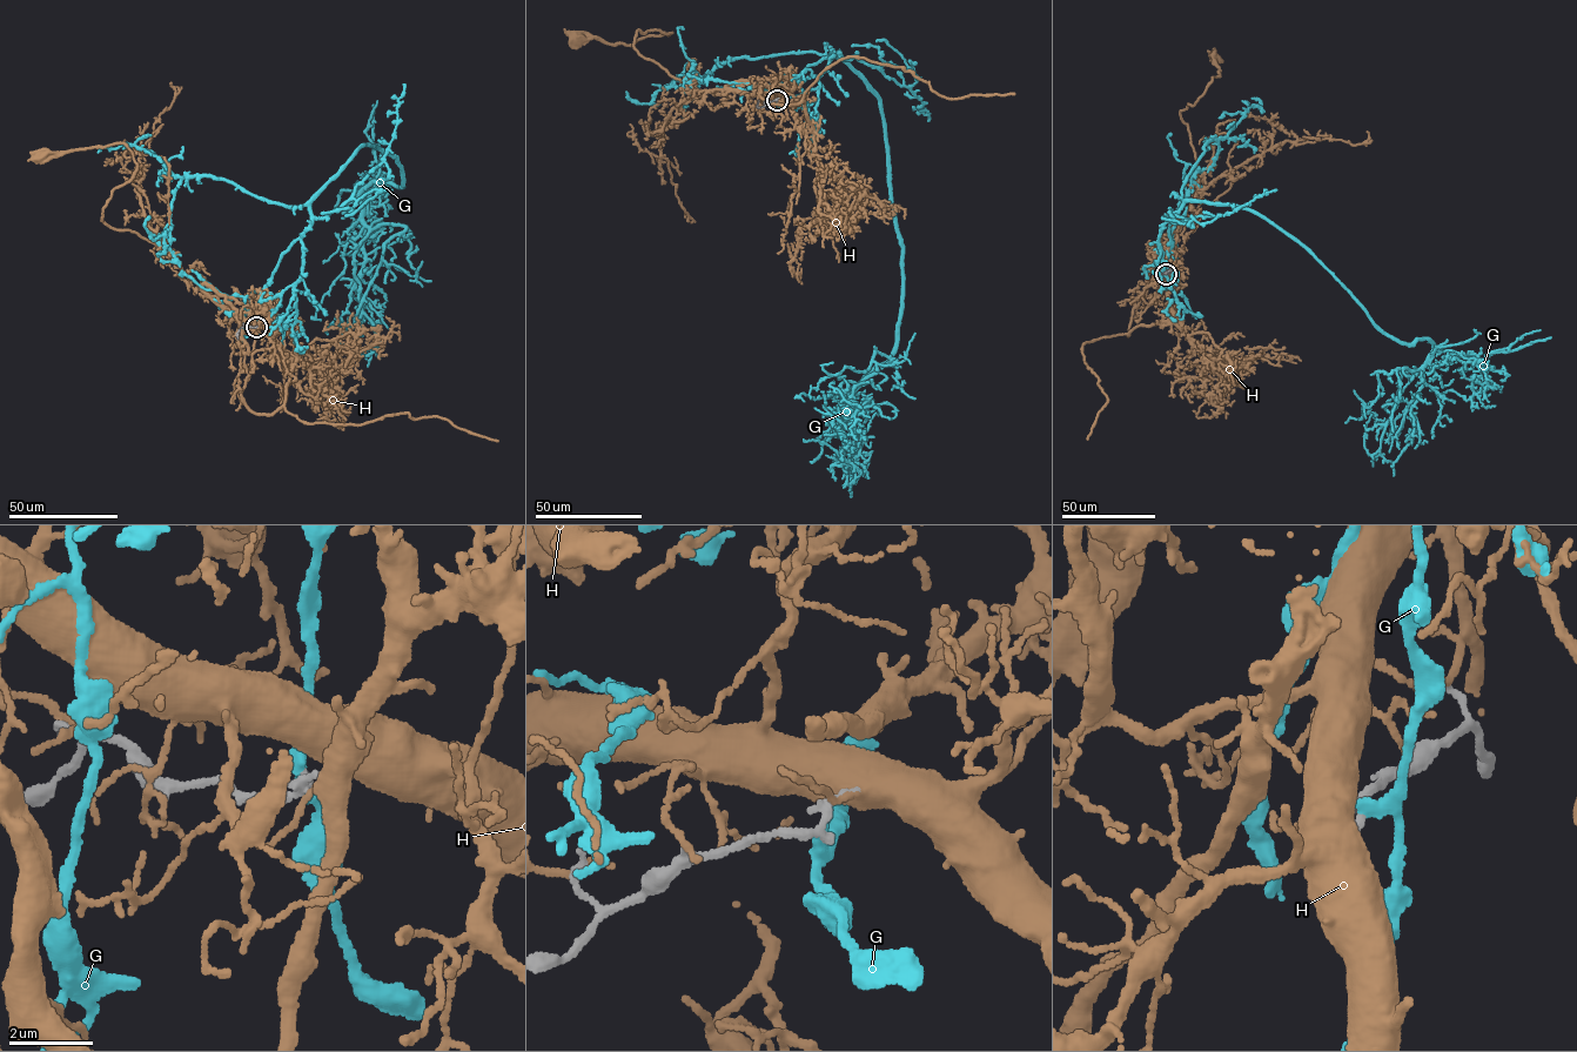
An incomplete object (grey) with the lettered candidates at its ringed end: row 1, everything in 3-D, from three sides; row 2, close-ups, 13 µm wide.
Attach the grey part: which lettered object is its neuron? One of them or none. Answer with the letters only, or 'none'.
none

